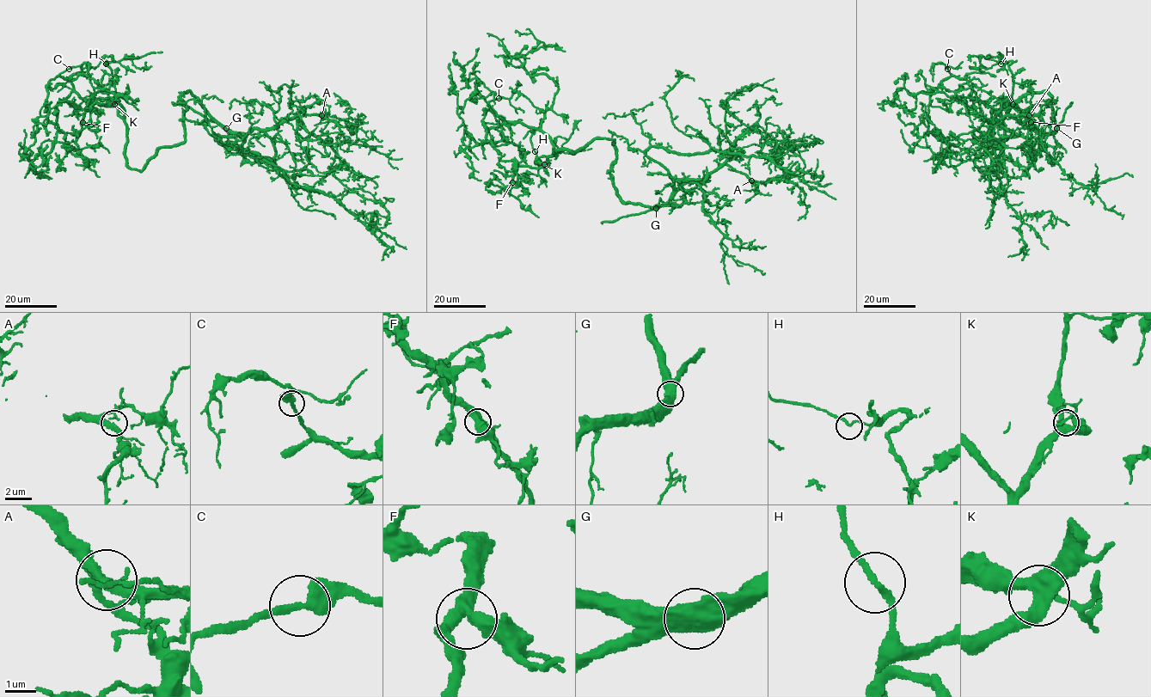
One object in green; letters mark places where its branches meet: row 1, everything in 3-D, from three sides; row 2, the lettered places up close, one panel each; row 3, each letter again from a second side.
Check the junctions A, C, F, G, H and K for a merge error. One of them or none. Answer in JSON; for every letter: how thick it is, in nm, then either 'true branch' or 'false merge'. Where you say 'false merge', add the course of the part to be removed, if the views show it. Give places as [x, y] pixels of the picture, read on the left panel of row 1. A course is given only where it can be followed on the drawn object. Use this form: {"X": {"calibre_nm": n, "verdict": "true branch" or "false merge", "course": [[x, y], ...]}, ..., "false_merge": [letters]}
{"A": {"calibre_nm": 380, "verdict": "true branch"}, "C": {"calibre_nm": 340, "verdict": "true branch"}, "F": {"calibre_nm": 380, "verdict": "true branch"}, "G": {"calibre_nm": 650, "verdict": "true branch"}, "H": {"calibre_nm": 180, "verdict": "true branch"}, "K": {"calibre_nm": 400, "verdict": "true branch"}, "false_merge": []}

